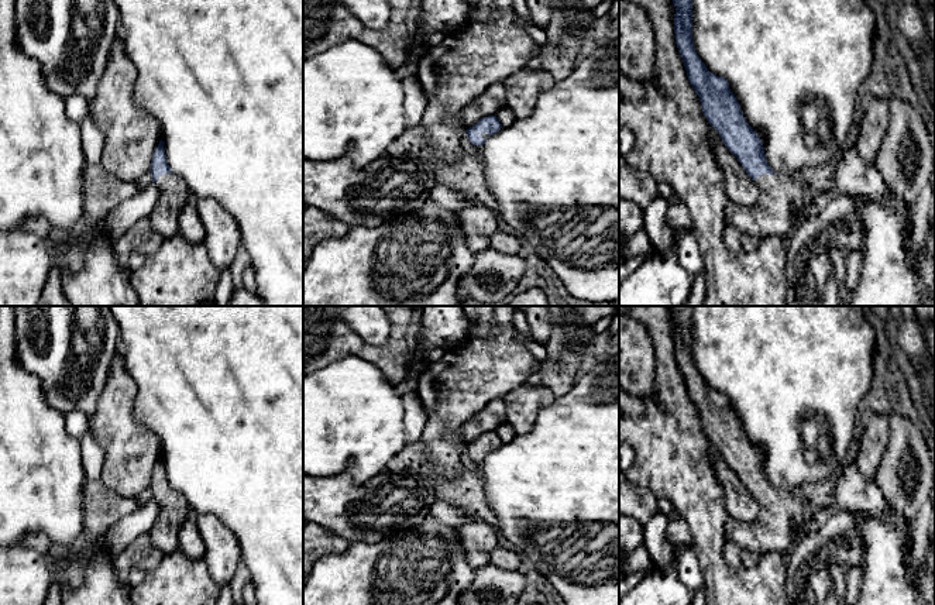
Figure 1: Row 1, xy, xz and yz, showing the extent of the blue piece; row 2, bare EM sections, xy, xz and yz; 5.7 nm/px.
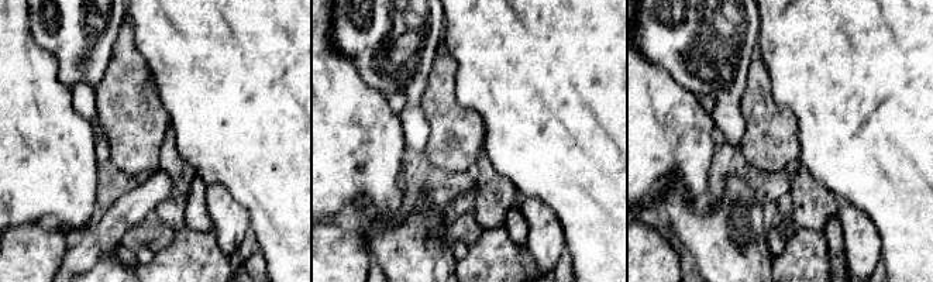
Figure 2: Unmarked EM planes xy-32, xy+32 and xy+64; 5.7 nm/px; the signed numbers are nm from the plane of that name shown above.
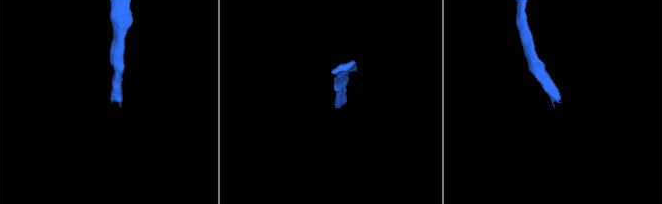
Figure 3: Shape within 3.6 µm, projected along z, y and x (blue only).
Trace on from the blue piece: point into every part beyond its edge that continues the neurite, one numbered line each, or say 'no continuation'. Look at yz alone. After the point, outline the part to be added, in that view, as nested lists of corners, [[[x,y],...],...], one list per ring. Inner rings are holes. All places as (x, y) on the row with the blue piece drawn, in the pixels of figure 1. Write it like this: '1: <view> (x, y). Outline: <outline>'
1: yz (776, 213). Outline: [[[762,175],[756,179],[759,199],[752,206],[728,202],[725,226],[749,236],[780,237],[787,241],[804,221],[800,210],[812,202],[812,193],[793,175]]]

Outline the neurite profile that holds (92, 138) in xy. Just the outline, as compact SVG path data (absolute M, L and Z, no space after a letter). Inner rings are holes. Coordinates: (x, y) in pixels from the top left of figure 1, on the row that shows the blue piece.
M87 111L87 116L79 123L79 127L86 161L89 164L100 164L103 154L103 133L96 126L90 111Z

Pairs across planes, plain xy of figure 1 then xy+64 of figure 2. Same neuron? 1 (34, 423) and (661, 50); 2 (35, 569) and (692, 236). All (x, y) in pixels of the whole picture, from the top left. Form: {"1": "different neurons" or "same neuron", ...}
{"1": "different neurons", "2": "different neurons"}

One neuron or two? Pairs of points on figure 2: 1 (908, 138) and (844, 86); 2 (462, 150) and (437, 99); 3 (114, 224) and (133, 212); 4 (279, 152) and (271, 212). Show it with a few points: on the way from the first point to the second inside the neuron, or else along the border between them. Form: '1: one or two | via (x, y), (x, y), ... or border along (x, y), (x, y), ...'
1: one | via (892, 123), (881, 112), (874, 112), (860, 97)
2: one | via (455, 137), (454, 127), (443, 112)
3: one | via (119, 220), (128, 212)
4: one | via (279, 167), (279, 198)

